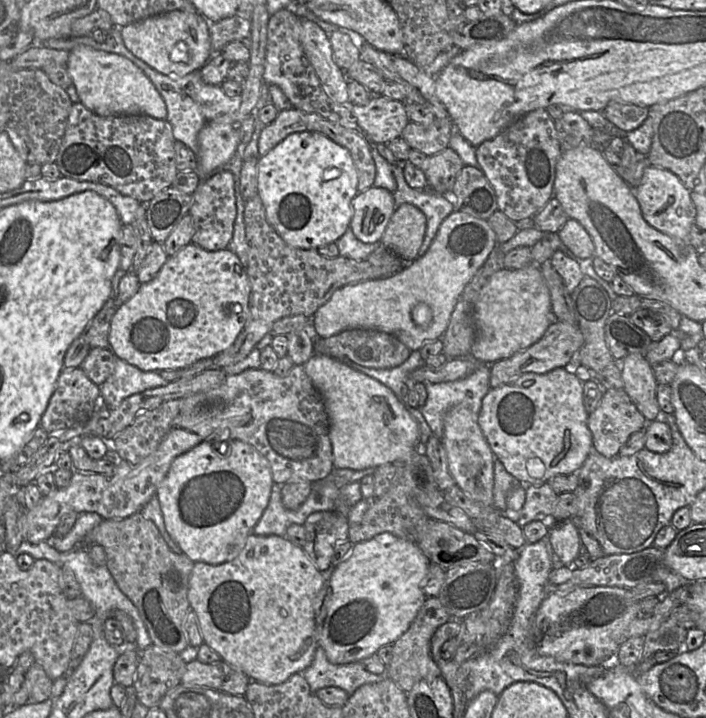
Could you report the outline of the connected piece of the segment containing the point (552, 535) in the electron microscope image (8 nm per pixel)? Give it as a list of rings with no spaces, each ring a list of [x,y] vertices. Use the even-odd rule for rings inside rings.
[[[572,519],[553,523],[549,528],[548,535],[556,565],[569,566],[581,553],[582,543],[579,529]]]

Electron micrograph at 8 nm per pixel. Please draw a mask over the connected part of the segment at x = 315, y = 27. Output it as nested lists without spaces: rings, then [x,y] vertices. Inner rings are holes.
[[[301,19],[301,44],[329,98],[338,104],[349,105],[348,78],[333,59],[326,32],[315,22]]]

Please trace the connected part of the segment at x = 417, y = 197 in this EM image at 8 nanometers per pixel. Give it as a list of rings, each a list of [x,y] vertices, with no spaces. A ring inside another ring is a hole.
[[[399,164],[392,165],[393,175],[397,183],[397,189],[393,193],[395,208],[404,203],[409,203],[417,207],[426,217],[426,232],[423,243],[418,251],[418,257],[423,256],[435,238],[442,222],[452,214],[454,203],[450,195],[441,195],[425,190],[411,188],[404,176],[402,167]]]

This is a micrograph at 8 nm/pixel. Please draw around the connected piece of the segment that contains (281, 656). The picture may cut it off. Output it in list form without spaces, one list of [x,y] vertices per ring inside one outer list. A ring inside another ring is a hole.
[[[251,533],[246,540],[244,548],[239,555],[222,564],[211,565],[205,562],[195,562],[188,586],[188,600],[190,608],[195,612],[203,641],[212,650],[217,652],[221,659],[244,673],[251,681],[257,681],[266,685],[276,685],[285,682],[293,674],[300,673],[313,662],[316,649],[318,647],[314,614],[314,600],[325,581],[322,573],[315,567],[302,547],[294,545],[286,537],[277,535],[258,536]]]

